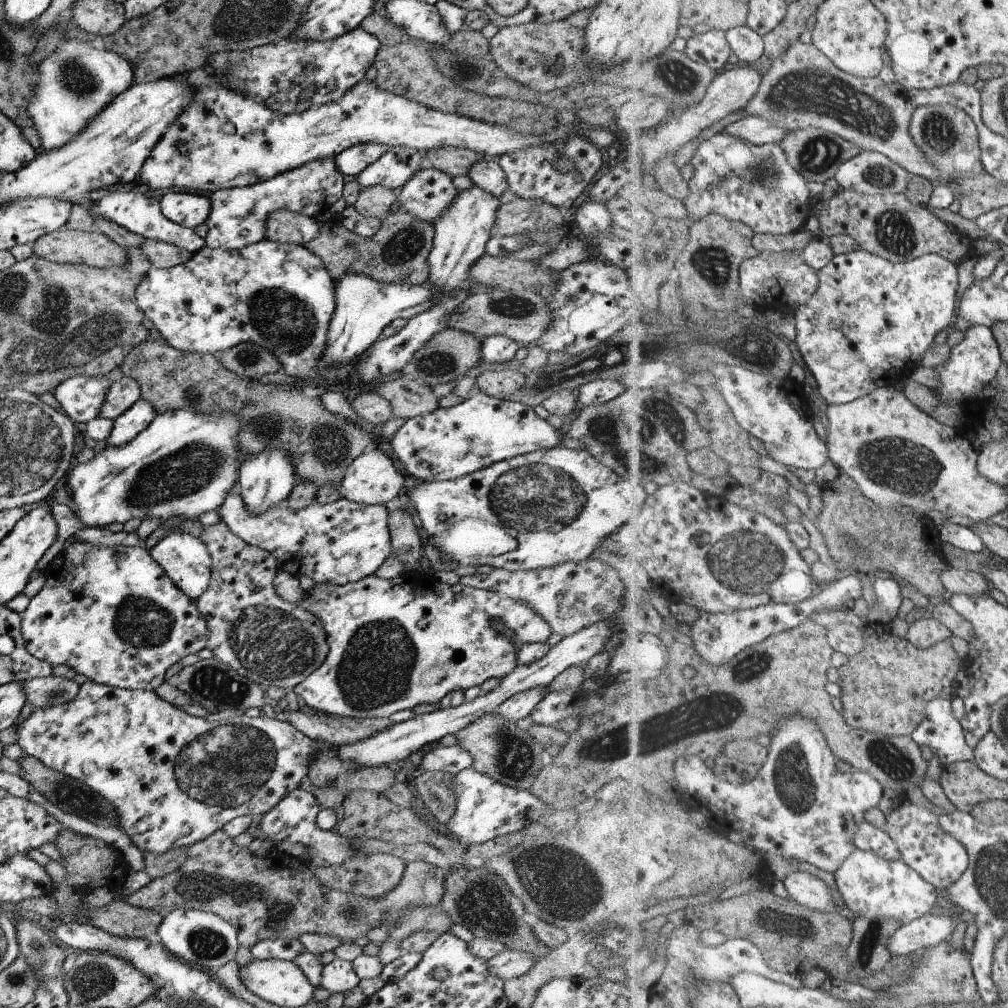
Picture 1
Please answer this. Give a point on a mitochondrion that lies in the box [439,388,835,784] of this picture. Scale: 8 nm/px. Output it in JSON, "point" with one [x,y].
{"point":[747,561]}

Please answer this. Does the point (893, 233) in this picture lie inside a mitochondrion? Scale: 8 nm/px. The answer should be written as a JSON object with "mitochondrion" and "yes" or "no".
{"mitochondrion":"yes"}

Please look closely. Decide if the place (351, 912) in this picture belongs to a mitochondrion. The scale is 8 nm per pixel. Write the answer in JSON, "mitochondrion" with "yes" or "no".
{"mitochondrion":"yes"}

